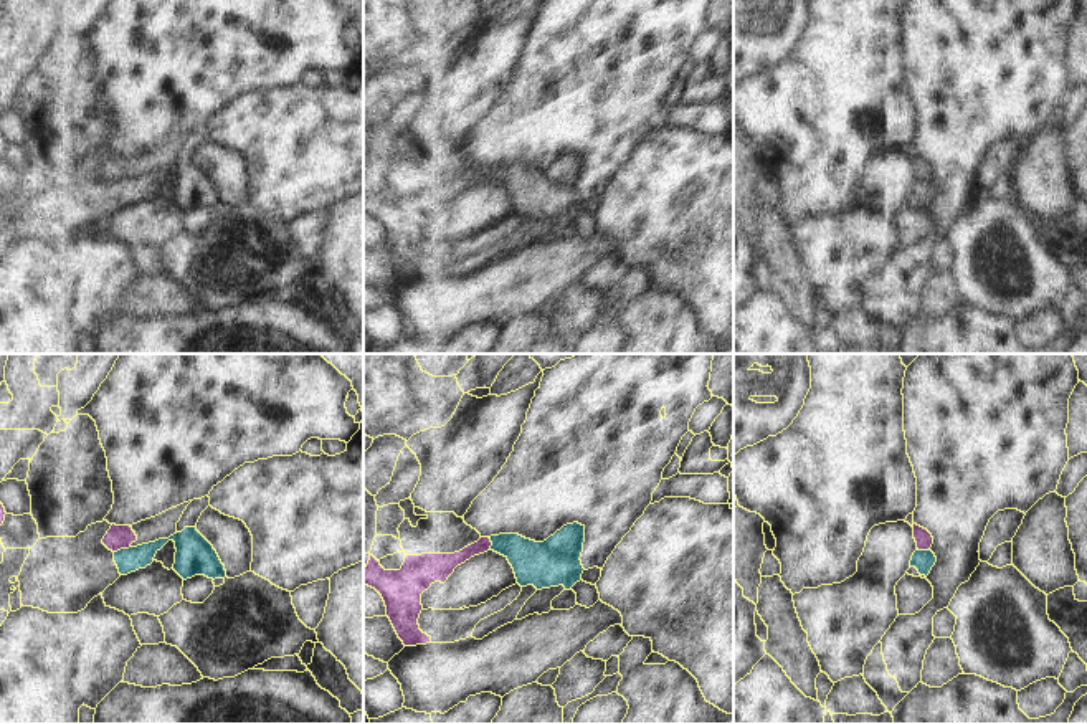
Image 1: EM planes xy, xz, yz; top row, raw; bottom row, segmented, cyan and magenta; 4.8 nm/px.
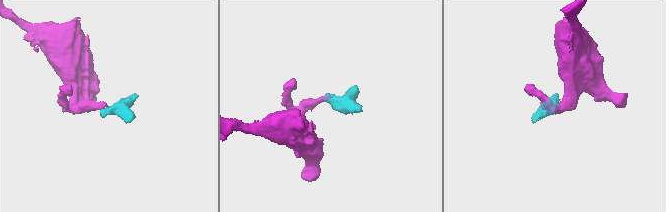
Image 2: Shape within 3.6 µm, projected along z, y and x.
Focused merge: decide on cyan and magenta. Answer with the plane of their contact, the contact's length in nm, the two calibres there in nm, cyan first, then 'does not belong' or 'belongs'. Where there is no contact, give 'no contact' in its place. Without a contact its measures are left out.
meets cyan in xy; contact 90 nm long; 120 nm thick on the cyan side, 120 nm on the other; does not belong

